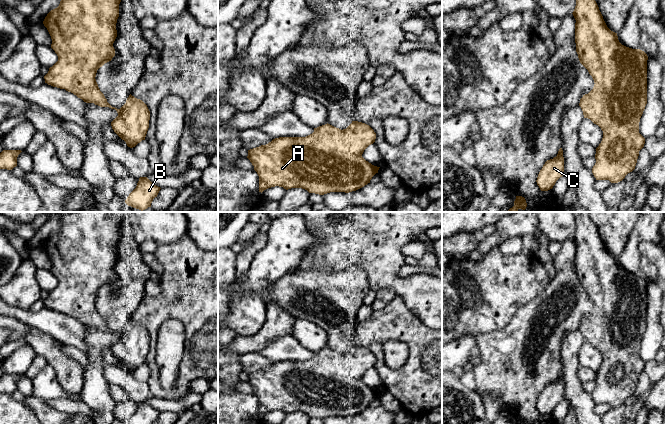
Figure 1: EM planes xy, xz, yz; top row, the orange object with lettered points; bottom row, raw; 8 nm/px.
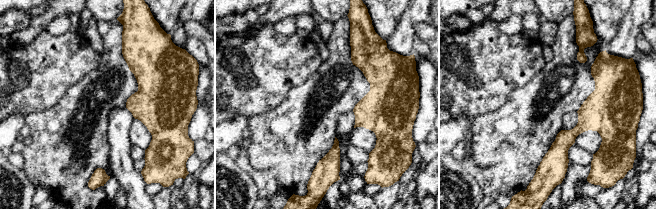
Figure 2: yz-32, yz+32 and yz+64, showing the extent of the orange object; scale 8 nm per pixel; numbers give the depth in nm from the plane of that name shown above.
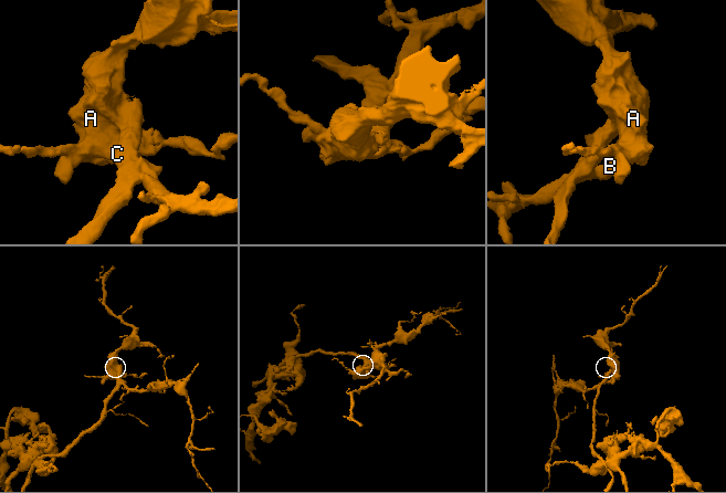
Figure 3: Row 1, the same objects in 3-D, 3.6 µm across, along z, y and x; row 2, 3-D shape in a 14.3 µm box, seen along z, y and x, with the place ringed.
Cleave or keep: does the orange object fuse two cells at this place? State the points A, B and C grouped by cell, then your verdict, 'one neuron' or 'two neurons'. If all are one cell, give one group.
A B / C | two neurons

